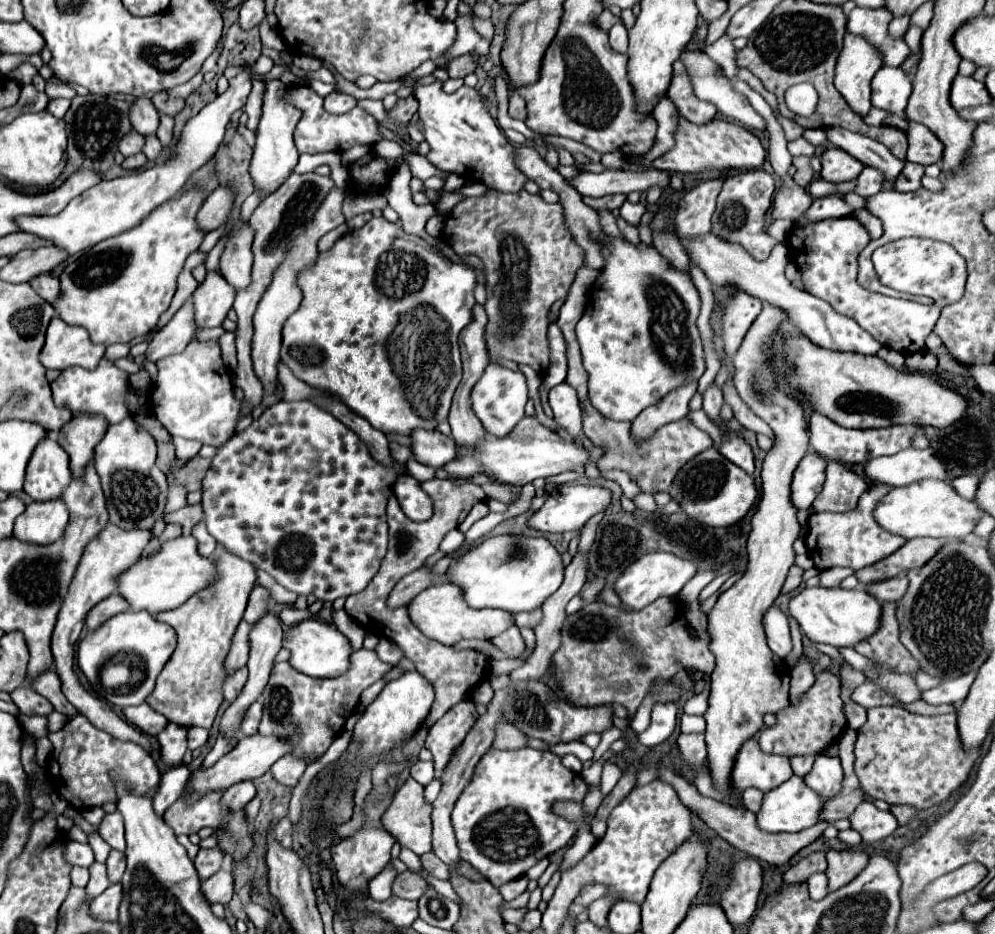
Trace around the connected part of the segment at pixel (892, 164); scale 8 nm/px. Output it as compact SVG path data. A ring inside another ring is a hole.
M827 127L825 135L827 135L829 143L833 143L835 147L841 147L843 151L853 155L861 163L865 163L869 167L885 169L885 189L893 189L893 181L895 181L897 173L901 173L905 161L893 157L893 153L885 145L871 141L865 135L845 131L843 127Z

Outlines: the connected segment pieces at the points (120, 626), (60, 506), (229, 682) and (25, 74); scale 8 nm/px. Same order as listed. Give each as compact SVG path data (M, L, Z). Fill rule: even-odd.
M125 611L119 613L115 617L111 617L109 621L105 621L103 625L99 625L95 631L89 631L85 635L85 639L79 643L79 651L77 651L77 663L81 667L81 671L85 673L85 677L89 679L89 683L93 685L93 689L103 695L109 703L119 705L119 707L127 707L127 705L139 705L147 699L147 695L153 691L155 687L155 679L161 673L163 665L169 661L171 653L175 651L175 633L173 629L169 629L169 625L159 623L157 619L153 619L149 613L145 611ZM125 653L125 663L133 669L139 669L143 673L141 683L135 687L133 693L111 693L109 689L101 687L101 667L105 663L109 663L113 657Z
M61 497L49 501L33 501L17 517L13 535L21 541L49 545L57 541L69 521L69 511Z
M241 667L237 671L233 671L227 679L225 679L225 685L223 685L223 695L225 699L231 703L237 699L237 693L241 693L243 685L245 685L245 677L247 677L247 667Z
M28 62L22 63L16 70L13 70L9 75L9 79L13 79L20 84L32 83L33 77L38 71Z

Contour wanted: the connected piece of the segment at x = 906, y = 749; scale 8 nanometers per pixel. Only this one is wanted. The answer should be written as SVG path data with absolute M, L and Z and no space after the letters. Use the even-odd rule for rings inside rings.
M895 705L869 709L867 715L865 725L857 731L855 771L869 797L883 799L889 805L929 809L945 801L951 791L967 781L979 751L973 757L961 753L955 713L927 717Z

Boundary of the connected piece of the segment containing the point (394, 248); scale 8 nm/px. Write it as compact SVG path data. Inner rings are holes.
M373 217L365 227L349 231L347 235L343 235L329 251L319 253L317 261L313 267L303 269L297 277L297 285L301 289L301 305L299 309L285 321L283 325L283 347L281 347L281 361L293 371L295 377L299 377L301 381L305 381L307 385L315 387L315 389L323 389L329 391L331 395L339 397L341 401L345 401L345 405L349 405L349 409L353 409L357 415L365 417L373 427L377 427L383 433L395 433L395 435L411 435L415 429L435 429L441 421L447 419L449 415L449 407L451 407L451 399L453 393L461 381L461 357L459 357L459 333L465 325L471 323L471 309L475 305L475 285L477 285L477 275L475 269L469 265L461 265L461 263L453 263L451 259L447 259L441 251L437 251L433 245L429 245L425 239L417 237L417 235L409 235L401 229L401 225L397 223L389 223L383 217ZM405 317L407 327L403 329L403 333L397 333L397 325L401 323L401 319ZM427 389L427 393L421 397L417 395L417 391ZM423 403L429 403L431 409L431 417L421 417L415 409L425 409Z

